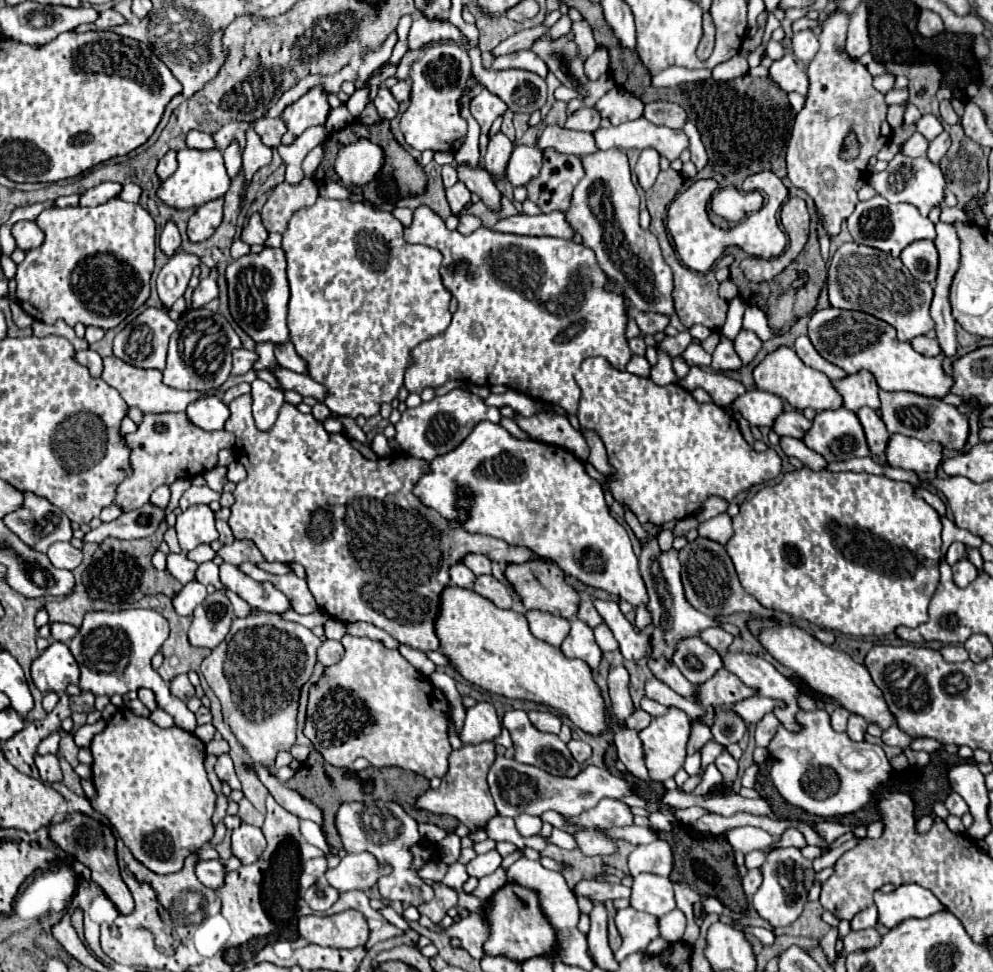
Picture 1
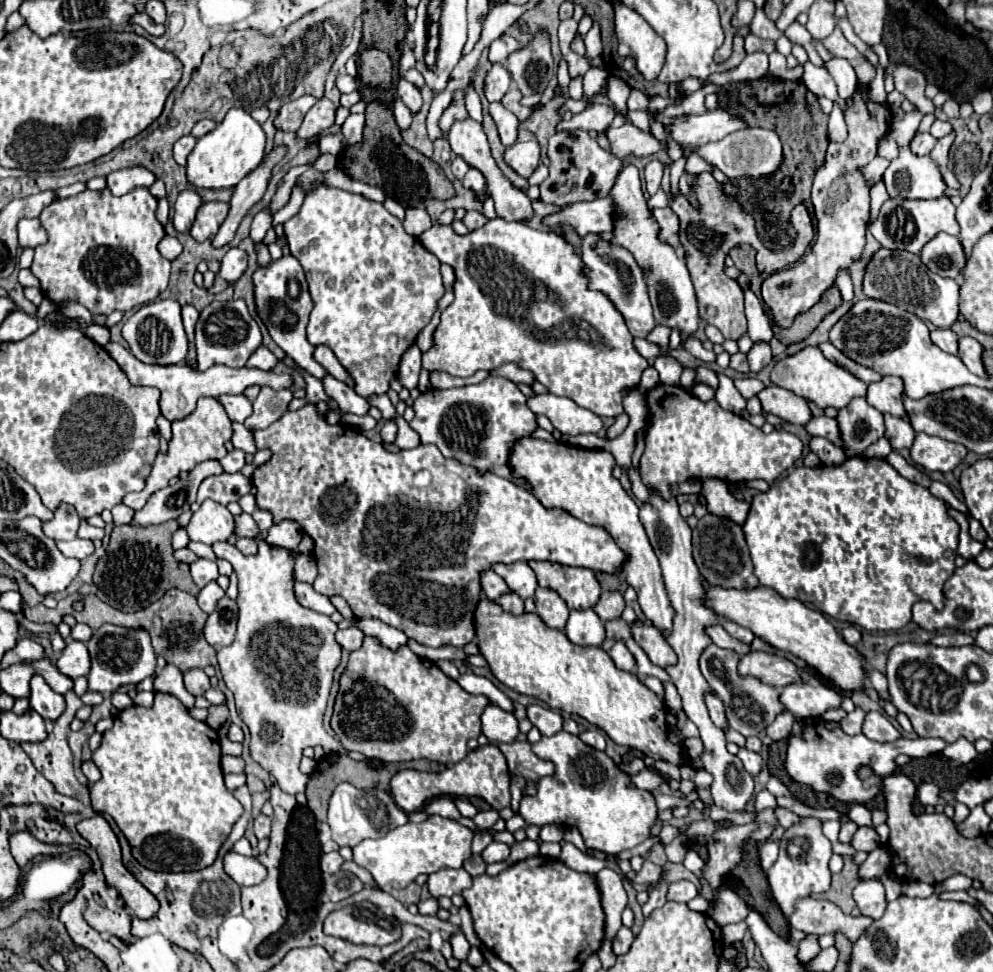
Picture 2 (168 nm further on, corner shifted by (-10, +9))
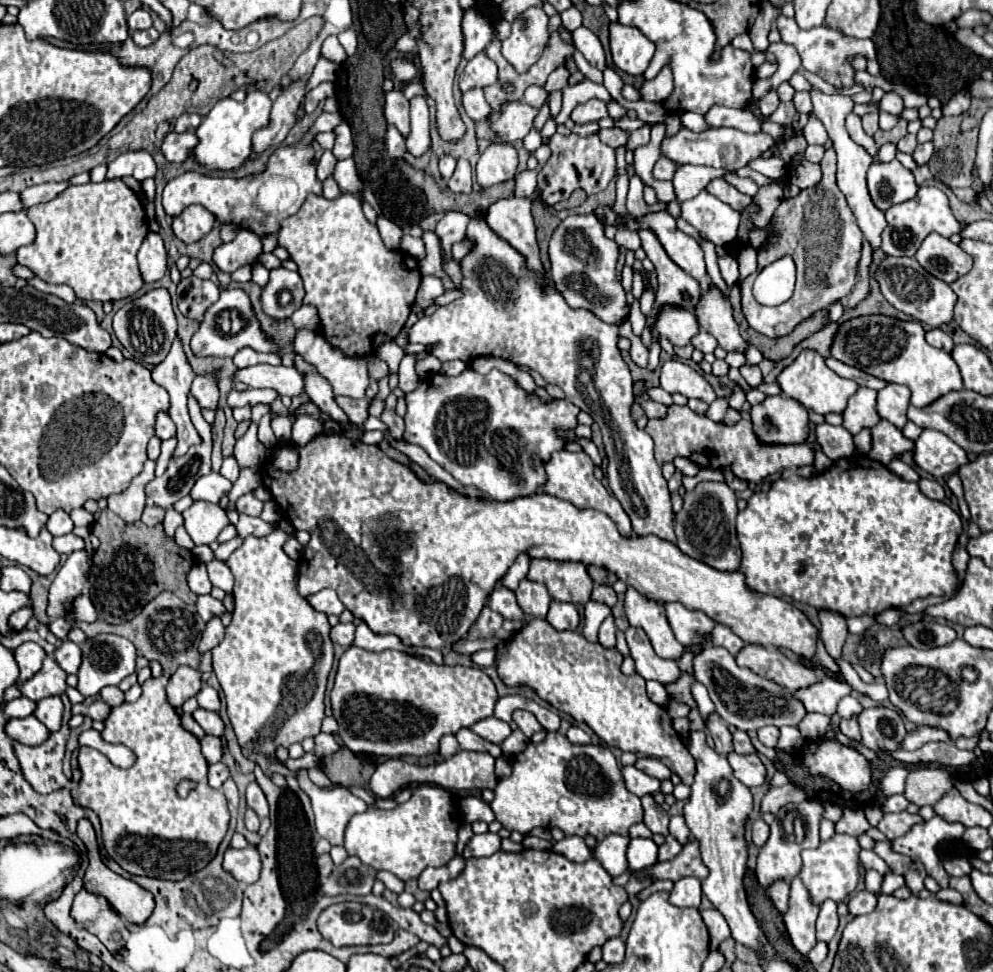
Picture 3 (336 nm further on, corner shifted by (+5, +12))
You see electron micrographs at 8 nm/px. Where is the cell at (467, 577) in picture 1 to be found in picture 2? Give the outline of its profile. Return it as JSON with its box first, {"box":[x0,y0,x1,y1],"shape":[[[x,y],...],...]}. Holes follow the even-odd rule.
{"box":[482,570,510,602],"shape":[[[486,570],[486,572],[482,574],[482,590],[484,590],[486,598],[490,598],[490,600],[494,600],[494,602],[496,602],[500,596],[510,594],[510,588],[506,586],[506,582],[504,582],[494,570]]]}

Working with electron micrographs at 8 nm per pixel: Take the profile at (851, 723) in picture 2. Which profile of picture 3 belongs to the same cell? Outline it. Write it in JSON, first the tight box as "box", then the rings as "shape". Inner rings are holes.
{"box":[839,715,861,739],"shape":[[[853,715],[853,717],[849,717],[849,719],[841,719],[841,723],[839,723],[839,729],[847,735],[847,737],[851,737],[851,739],[861,739],[859,737],[859,727],[857,727],[857,717]]]}

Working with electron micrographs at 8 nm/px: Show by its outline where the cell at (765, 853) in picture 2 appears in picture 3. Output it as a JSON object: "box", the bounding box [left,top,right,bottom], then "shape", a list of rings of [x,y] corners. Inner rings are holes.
{"box":[751,819,769,849],"shape":[[[755,819],[751,827],[751,837],[753,837],[753,845],[761,849],[769,837],[769,825],[763,819]]]}

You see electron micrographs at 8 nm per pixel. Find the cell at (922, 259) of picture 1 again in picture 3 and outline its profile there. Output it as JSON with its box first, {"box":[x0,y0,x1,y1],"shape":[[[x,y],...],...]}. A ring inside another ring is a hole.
{"box":[915,233,973,283],"shape":[[[929,233],[923,239],[921,247],[915,253],[915,259],[921,267],[925,267],[925,271],[945,283],[953,283],[957,277],[965,275],[973,265],[971,257],[961,251],[959,245],[937,233]]]}

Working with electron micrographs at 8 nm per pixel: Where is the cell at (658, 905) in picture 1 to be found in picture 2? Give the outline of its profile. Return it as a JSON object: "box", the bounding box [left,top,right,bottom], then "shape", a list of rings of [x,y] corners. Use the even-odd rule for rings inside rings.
{"box":[666,880,698,902],"shape":[[[680,880],[680,882],[670,884],[666,898],[668,898],[668,900],[674,900],[674,902],[690,902],[690,900],[696,898],[696,896],[698,896],[696,884],[686,882],[686,880]]]}

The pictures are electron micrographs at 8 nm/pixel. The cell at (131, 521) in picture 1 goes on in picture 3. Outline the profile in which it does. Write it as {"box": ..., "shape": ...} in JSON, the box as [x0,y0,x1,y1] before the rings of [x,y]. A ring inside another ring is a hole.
{"box":[145,441,211,509],"shape":[[[211,441],[209,443],[201,443],[197,447],[191,447],[185,455],[173,459],[167,467],[167,471],[161,475],[161,477],[155,477],[147,487],[145,487],[145,493],[147,493],[147,505],[155,505],[155,507],[163,507],[163,509],[169,509],[175,501],[179,501],[181,497],[189,495],[193,483],[201,477],[201,475],[207,475],[211,473]]]}

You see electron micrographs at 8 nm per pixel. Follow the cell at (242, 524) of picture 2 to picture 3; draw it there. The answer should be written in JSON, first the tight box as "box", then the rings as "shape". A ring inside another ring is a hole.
{"box":[237,515,273,537],"shape":[[[239,515],[237,521],[237,535],[239,537],[247,537],[247,535],[255,535],[255,537],[265,537],[273,531],[271,523],[265,523],[259,517],[249,517],[249,515]]]}

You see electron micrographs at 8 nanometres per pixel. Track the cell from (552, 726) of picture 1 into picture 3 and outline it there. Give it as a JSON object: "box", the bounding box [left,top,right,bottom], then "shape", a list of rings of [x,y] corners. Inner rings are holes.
{"box":[513,711,543,737],"shape":[[[515,711],[515,713],[513,713],[513,721],[515,721],[517,727],[525,733],[525,737],[531,737],[533,733],[537,733],[537,731],[543,729],[543,727],[535,721],[535,717],[533,717],[531,713],[527,713],[527,711]]]}

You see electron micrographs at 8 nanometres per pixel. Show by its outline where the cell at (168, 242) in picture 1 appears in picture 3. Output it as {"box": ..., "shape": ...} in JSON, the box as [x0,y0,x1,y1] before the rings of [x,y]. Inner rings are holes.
{"box":[163,113,343,235],"shape":[[[321,113],[311,131],[307,133],[305,141],[299,147],[279,147],[267,163],[267,169],[253,177],[243,179],[219,179],[209,177],[201,173],[183,173],[175,179],[171,179],[163,189],[163,209],[169,217],[181,215],[181,211],[187,205],[199,203],[205,209],[209,209],[219,223],[231,221],[235,225],[241,225],[245,229],[255,231],[257,235],[275,233],[279,231],[279,223],[297,213],[303,205],[305,197],[315,193],[321,195],[321,181],[315,177],[315,161],[311,151],[311,141],[321,131],[333,131],[343,117],[339,113]]]}

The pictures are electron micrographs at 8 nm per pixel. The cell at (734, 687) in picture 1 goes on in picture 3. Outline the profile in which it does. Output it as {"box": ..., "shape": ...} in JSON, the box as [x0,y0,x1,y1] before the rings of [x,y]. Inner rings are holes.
{"box":[735,645,817,691],"shape":[[[745,645],[735,657],[739,667],[747,667],[753,673],[775,681],[777,685],[797,691],[801,687],[809,687],[817,681],[815,669],[803,663],[791,663],[781,651],[757,645]]]}

